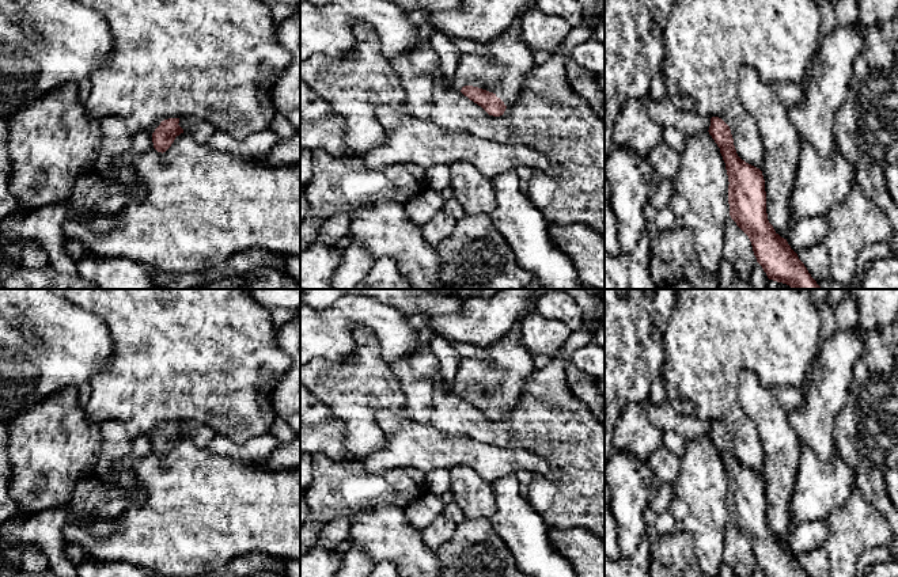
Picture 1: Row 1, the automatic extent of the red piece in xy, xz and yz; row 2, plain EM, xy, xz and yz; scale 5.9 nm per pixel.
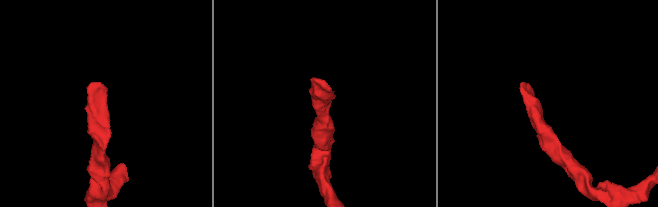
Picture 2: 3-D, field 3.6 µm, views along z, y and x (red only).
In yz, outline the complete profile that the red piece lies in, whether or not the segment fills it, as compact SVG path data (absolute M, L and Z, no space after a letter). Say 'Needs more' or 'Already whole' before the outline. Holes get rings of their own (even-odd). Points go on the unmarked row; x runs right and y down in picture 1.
Needs more. M667 401L644 402L651 422L660 432L675 432L686 440L708 436L725 467L730 520L749 540L757 566L765 577L808 577L787 543L768 524L762 475L742 464L735 453L730 430L719 421L701 421L671 407Z

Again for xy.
Needs more. M168 422L152 432L152 447L158 456L166 456L175 441L181 437L190 437L196 445L206 448L209 441L217 436L216 430L200 422Z

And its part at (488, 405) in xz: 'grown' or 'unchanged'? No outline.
grown

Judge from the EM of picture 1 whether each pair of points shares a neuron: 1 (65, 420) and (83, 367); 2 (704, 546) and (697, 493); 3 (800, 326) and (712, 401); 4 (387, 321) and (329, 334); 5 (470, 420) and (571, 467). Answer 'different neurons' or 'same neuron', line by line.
1: different neurons
2: same neuron
3: same neuron
4: same neuron
5: same neuron

